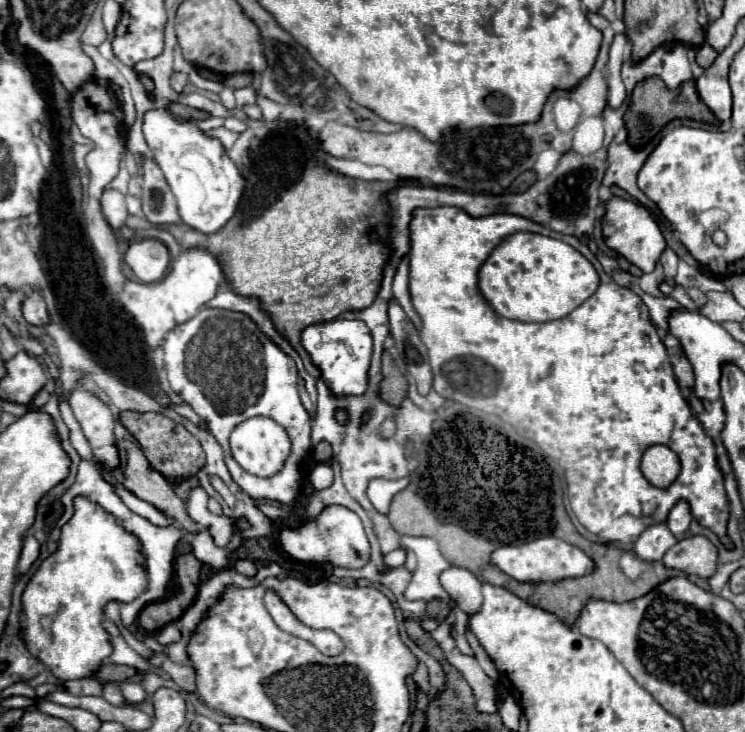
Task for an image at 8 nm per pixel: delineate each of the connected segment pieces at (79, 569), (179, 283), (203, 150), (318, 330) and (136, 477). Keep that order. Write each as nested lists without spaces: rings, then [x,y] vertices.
[[[76,496],[74,514],[62,526],[56,552],[42,560],[22,594],[22,612],[26,616],[24,642],[28,652],[46,664],[58,680],[78,680],[92,676],[92,672],[112,654],[110,634],[102,626],[104,606],[112,600],[124,604],[132,602],[148,588],[148,572],[144,564],[146,556],[138,536],[128,532],[122,520],[106,512],[102,506],[90,502],[84,496]]]
[[[182,250],[180,256],[174,260],[174,270],[168,272],[162,280],[152,284],[140,282],[126,282],[120,302],[122,306],[134,316],[136,324],[142,328],[146,344],[150,348],[158,346],[164,340],[164,334],[172,330],[176,324],[186,322],[192,318],[202,304],[214,298],[218,286],[224,282],[222,268],[214,256],[206,250]]]
[[[158,108],[144,112],[142,132],[176,196],[182,222],[204,234],[220,230],[234,216],[246,188],[246,178],[230,160],[222,142],[208,136],[194,122],[178,120],[168,110]]]
[[[334,318],[310,324],[302,330],[302,346],[310,354],[312,364],[320,370],[320,378],[334,396],[364,396],[368,390],[368,368],[372,358],[372,334],[362,320]]]
[[[118,440],[118,442],[116,442],[116,448],[118,448],[118,452],[126,452],[126,460],[124,460],[124,464],[120,464],[118,468],[112,470],[112,476],[114,476],[118,482],[122,482],[130,492],[134,492],[138,498],[152,502],[158,510],[162,510],[164,514],[168,514],[170,518],[174,518],[184,530],[196,532],[198,528],[196,528],[194,520],[190,520],[190,516],[188,516],[188,512],[186,512],[186,504],[174,494],[174,490],[170,488],[170,482],[168,482],[162,474],[158,474],[158,472],[154,472],[154,470],[150,468],[150,464],[146,462],[146,456],[142,454],[142,450],[140,450],[134,442],[130,442],[130,440]]]

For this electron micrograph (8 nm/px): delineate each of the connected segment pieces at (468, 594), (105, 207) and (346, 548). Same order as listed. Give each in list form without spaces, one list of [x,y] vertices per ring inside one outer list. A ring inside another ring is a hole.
[[[450,566],[442,572],[440,584],[466,614],[474,614],[482,606],[482,584],[470,570]]]
[[[104,190],[102,198],[100,198],[100,206],[102,206],[102,214],[104,214],[106,222],[114,230],[118,230],[126,222],[126,218],[128,218],[126,198],[118,190]]]
[[[328,506],[316,520],[310,520],[304,526],[294,528],[294,530],[288,530],[286,526],[282,526],[280,544],[284,552],[294,556],[296,560],[330,562],[330,564],[338,564],[344,568],[362,568],[370,556],[370,544],[364,534],[364,526],[360,518],[344,506]]]

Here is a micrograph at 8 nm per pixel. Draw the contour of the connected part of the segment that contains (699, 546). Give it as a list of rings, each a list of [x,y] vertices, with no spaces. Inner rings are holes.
[[[702,534],[686,536],[666,552],[662,562],[686,574],[710,578],[718,568],[718,548]]]

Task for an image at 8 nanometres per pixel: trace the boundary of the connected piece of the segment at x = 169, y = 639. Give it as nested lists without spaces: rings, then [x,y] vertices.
[[[168,624],[166,628],[162,628],[162,632],[158,632],[158,636],[154,636],[160,644],[174,644],[182,638],[182,632],[178,632],[178,626],[176,624]]]

